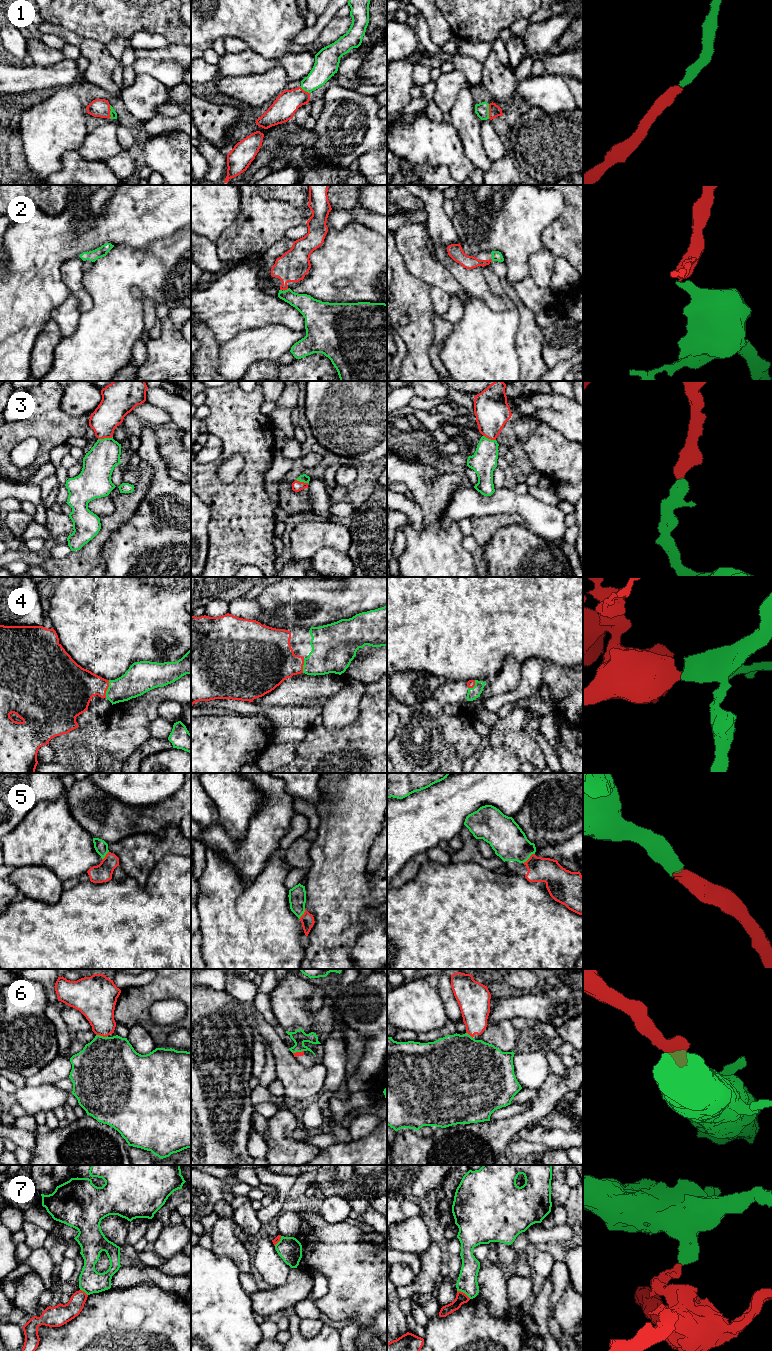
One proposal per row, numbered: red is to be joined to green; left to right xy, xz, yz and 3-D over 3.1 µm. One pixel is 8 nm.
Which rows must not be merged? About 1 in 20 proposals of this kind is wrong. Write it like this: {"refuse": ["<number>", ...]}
{"refuse": ["7"]}

